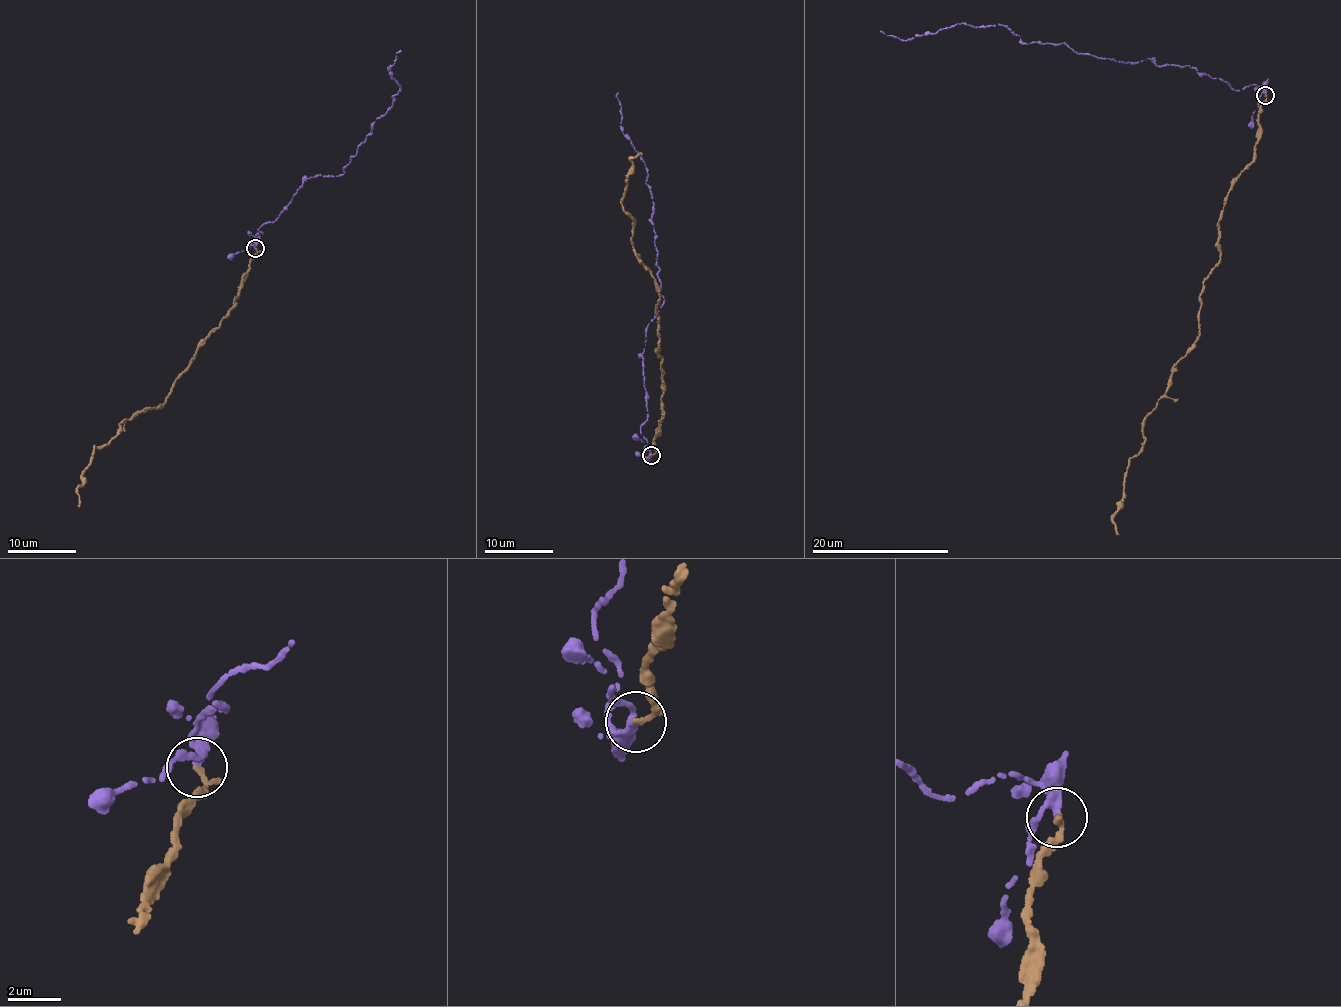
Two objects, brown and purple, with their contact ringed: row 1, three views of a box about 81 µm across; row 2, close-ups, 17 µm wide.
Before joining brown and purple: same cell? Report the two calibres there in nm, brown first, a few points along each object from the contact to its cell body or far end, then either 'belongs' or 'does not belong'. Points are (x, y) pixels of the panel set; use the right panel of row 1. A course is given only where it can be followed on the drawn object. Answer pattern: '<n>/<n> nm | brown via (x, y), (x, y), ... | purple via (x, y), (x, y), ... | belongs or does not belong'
200/300 nm | brown via (1265, 95), (1252, 162), (1218, 224), (1220, 263), (1204, 282), (1199, 338), (1144, 419), (1113, 519), (1119, 534) | purple via (1265, 95), (1195, 68), (1023, 42), (1001, 24), (961, 22), (905, 41), (880, 31) | does not belong

